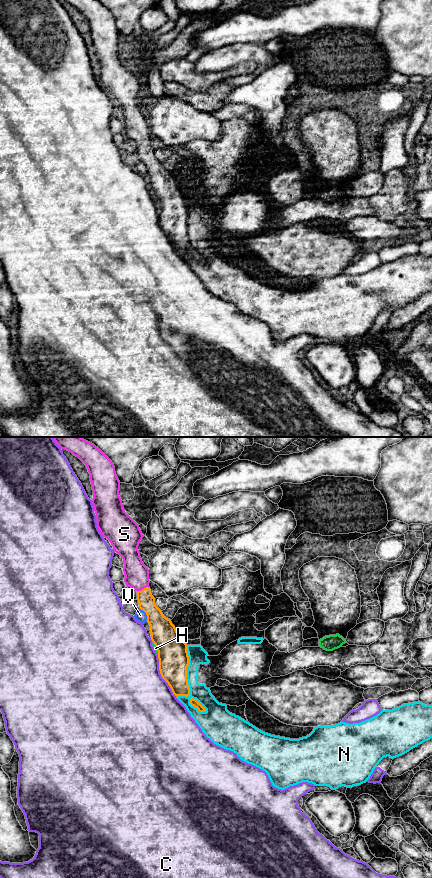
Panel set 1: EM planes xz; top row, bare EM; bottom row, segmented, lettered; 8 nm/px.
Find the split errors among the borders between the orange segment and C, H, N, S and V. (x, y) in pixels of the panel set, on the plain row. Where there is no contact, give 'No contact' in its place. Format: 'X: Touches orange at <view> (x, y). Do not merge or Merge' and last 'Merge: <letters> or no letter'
C: Touches orange at xz (161, 227). Do not merge
H: Touches orange at xz (157, 200). Do not merge
N: Touches orange at xz (186, 228). Do not merge
S: Touches orange at xz (143, 141). Merge
V: Touches orange at xz (146, 166). Do not merge
Merge: S

